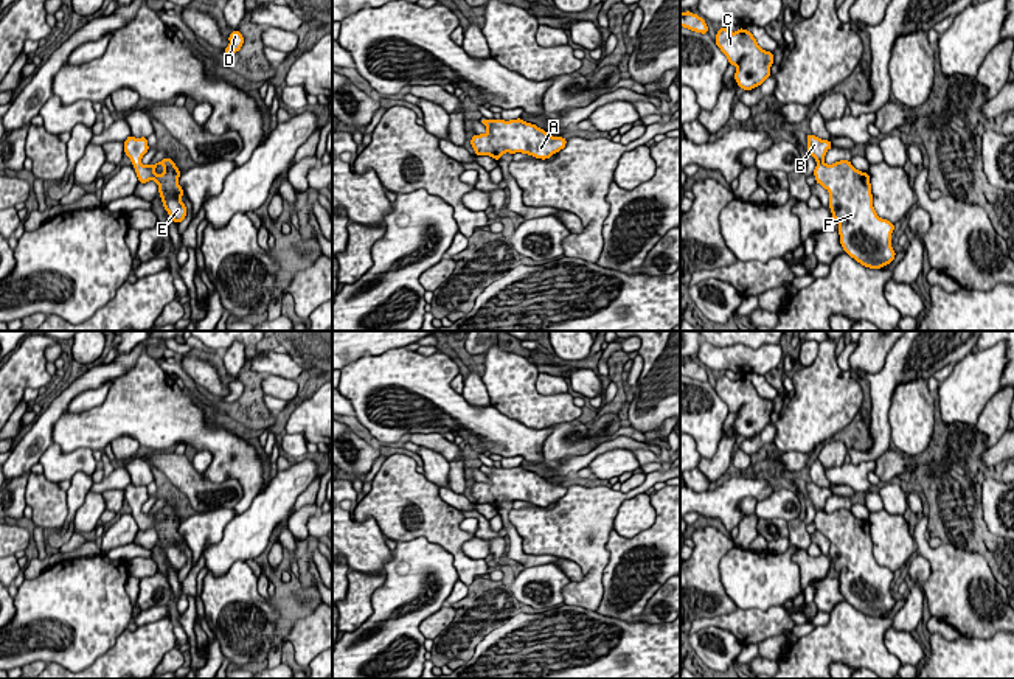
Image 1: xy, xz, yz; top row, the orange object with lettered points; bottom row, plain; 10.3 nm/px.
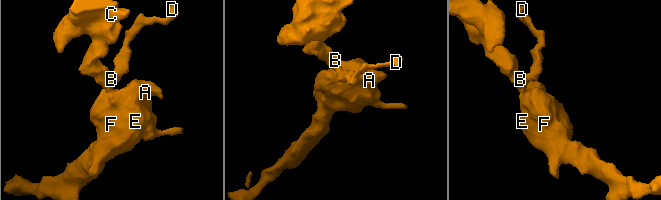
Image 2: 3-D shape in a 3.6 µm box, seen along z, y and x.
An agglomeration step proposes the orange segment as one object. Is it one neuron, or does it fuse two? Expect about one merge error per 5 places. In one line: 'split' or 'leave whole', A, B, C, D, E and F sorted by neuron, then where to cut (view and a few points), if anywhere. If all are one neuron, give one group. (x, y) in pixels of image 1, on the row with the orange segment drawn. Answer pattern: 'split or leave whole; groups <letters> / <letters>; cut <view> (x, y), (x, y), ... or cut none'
leave whole; groups A B C D E F; cut none

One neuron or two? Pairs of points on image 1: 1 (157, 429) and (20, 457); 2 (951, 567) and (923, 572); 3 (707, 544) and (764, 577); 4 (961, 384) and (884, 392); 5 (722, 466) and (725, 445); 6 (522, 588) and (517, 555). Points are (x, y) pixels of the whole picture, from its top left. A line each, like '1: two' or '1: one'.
1: two
2: two
3: two
4: two
5: one
6: two

